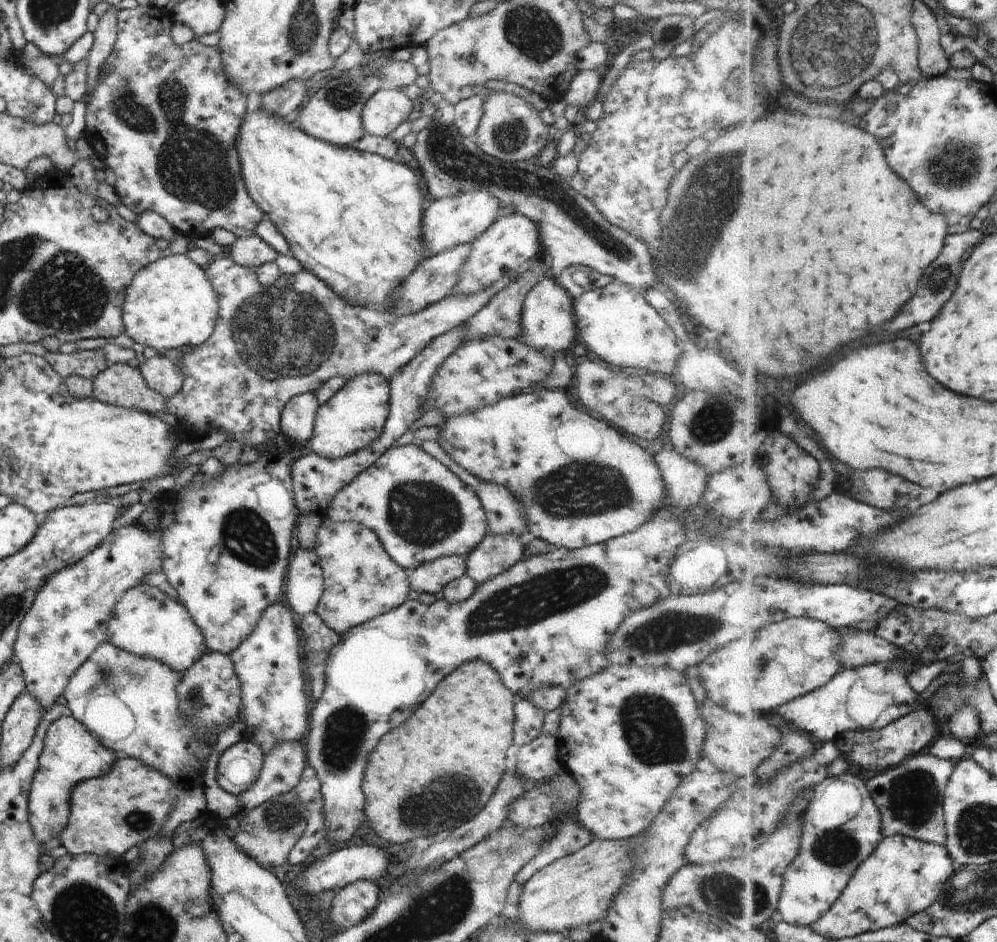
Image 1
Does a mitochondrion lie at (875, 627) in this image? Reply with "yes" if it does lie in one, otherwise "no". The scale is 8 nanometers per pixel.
no

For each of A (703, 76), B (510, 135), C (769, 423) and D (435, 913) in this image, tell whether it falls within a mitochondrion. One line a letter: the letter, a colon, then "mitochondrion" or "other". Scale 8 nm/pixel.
A: other
B: mitochondrion
C: other
D: mitochondrion

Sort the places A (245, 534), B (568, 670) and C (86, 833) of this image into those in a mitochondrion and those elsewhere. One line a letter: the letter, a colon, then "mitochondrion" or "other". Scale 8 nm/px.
A: mitochondrion
B: other
C: other

